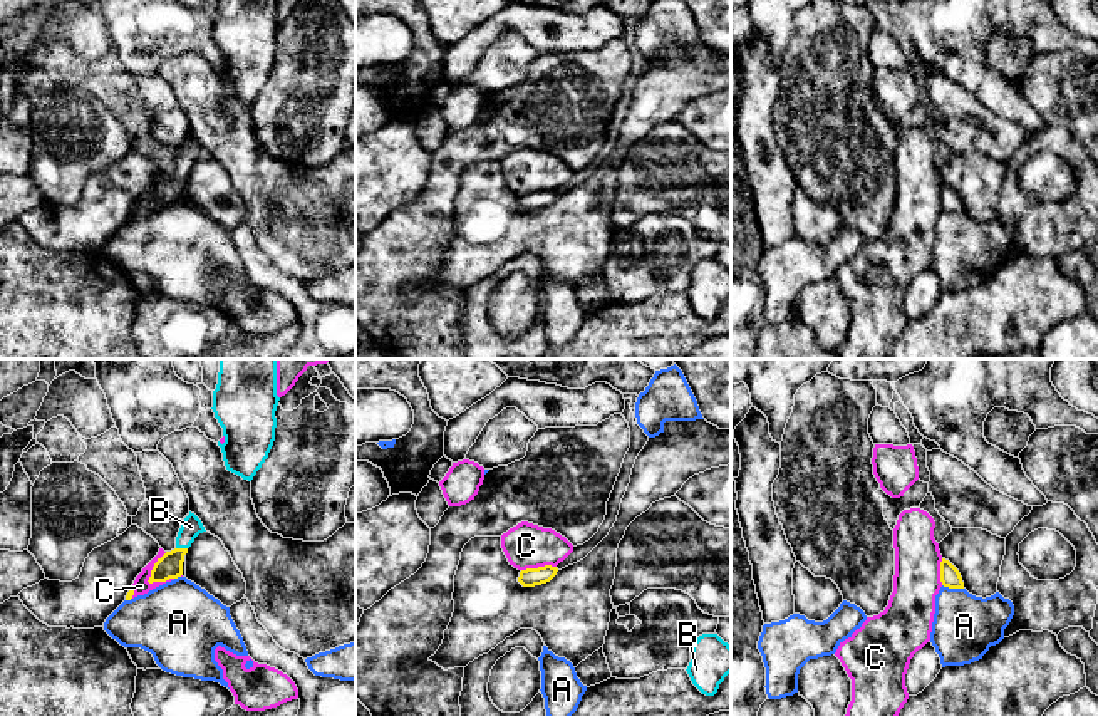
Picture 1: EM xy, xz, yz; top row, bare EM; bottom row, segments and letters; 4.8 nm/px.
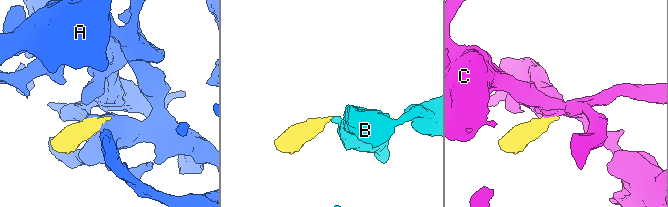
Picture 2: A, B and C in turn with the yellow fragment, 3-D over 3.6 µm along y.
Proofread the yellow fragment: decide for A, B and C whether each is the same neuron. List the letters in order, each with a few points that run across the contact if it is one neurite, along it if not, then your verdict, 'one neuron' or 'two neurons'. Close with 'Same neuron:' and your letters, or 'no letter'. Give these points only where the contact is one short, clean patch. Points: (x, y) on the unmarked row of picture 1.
A: line yz (942, 208), (963, 213); two neurons
B: line xy (170, 190), (181, 173), (191, 151); one neuron
C: line xy (166, 176), (155, 188), (150, 208); two neurons
Same neuron: B

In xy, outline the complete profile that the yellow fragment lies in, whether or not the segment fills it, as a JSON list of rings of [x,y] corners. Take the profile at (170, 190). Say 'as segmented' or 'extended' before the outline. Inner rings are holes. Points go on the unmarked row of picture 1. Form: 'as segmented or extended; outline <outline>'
extended; outline [[[189,136],[181,149],[178,161],[176,161],[176,173],[166,176],[158,186],[154,188],[149,201],[149,208],[153,206],[166,206],[169,203],[178,203],[183,200],[183,186],[188,173],[194,166],[194,163],[206,156],[201,144]]]

